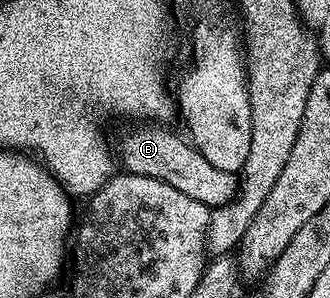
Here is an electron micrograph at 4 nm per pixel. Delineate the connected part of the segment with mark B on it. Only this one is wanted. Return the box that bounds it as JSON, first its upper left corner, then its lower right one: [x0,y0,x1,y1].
[116,123,239,207]

